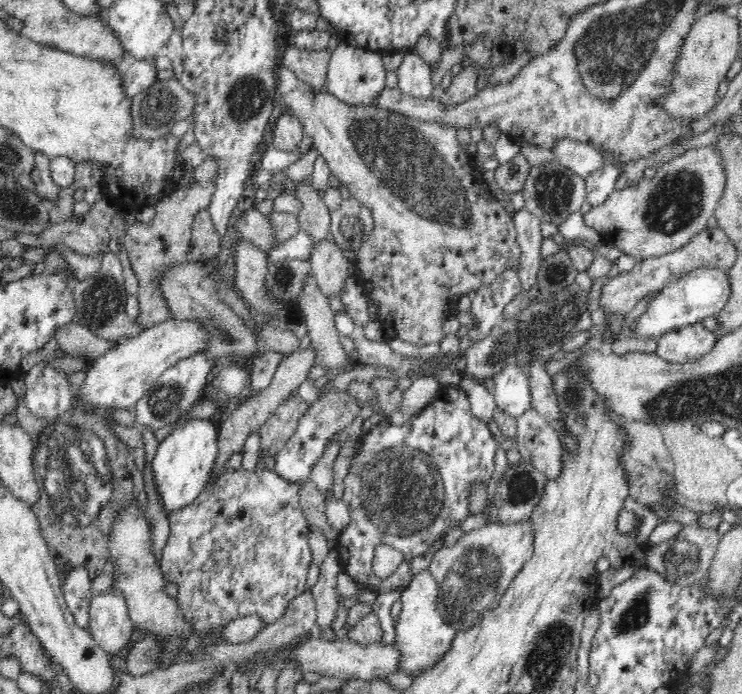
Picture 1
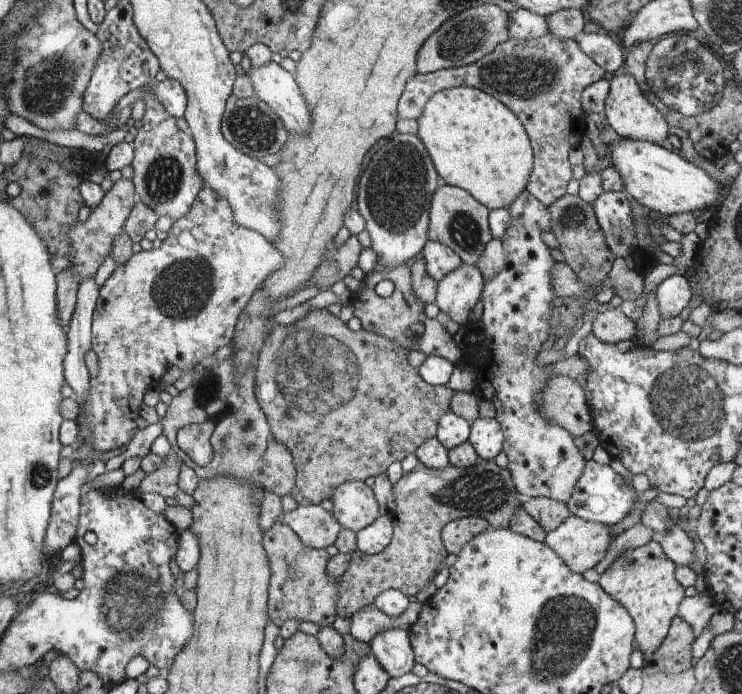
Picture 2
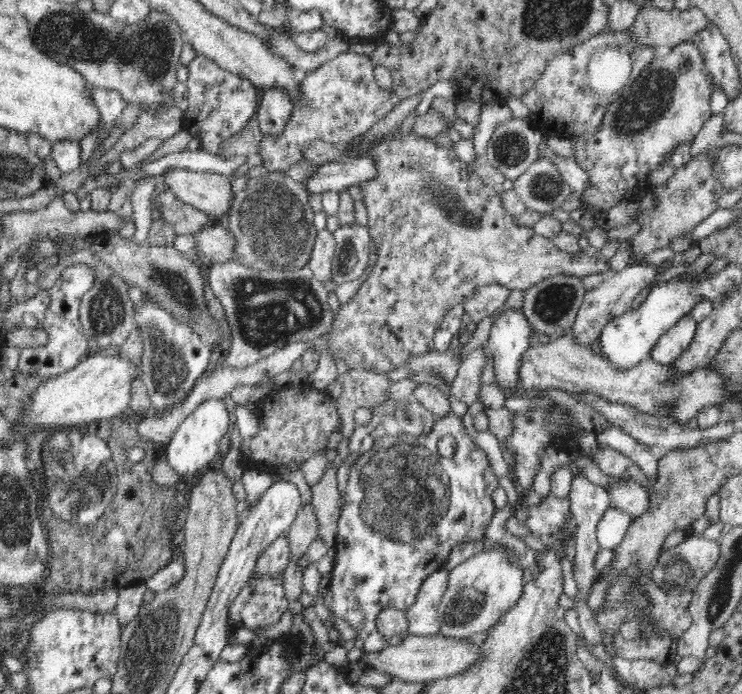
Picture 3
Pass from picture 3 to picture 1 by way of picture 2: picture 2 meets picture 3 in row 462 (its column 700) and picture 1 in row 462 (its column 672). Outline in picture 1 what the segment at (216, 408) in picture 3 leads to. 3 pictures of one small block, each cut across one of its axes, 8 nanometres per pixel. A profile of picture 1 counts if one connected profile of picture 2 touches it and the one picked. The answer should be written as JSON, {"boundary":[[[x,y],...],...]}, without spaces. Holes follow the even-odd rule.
{"boundary":[[[212,418],[190,419],[158,444],[151,466],[156,492],[166,513],[191,503],[204,490],[219,452],[218,432]]]}

